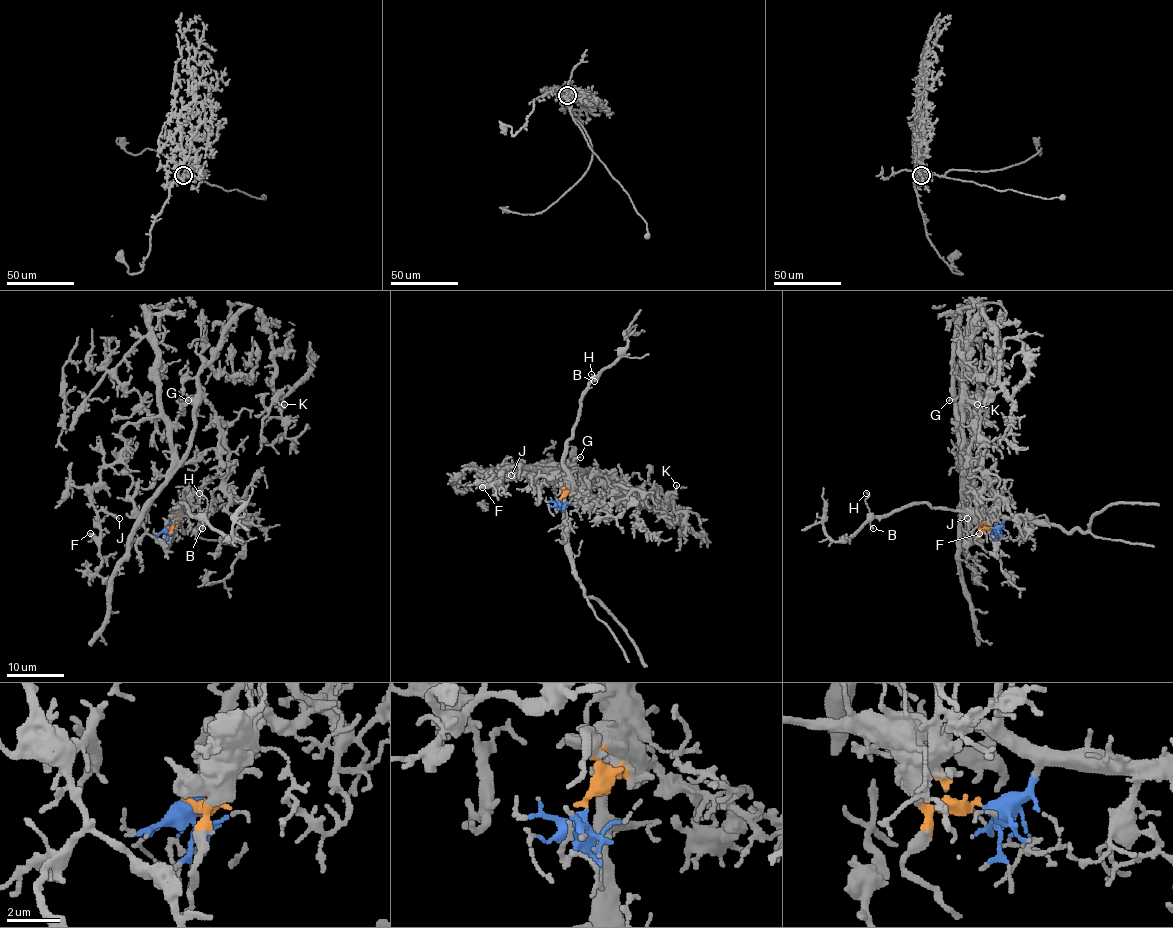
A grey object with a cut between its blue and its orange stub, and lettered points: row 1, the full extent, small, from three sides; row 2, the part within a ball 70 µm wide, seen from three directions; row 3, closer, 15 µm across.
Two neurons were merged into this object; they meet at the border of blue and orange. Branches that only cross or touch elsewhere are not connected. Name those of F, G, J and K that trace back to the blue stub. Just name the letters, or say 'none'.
none

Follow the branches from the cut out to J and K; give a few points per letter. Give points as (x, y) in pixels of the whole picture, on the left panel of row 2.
J: (168, 528), (226, 464), (203, 399), (180, 461), (161, 418), (121, 431), (124, 453), (91, 494), (118, 518)
K: (168, 528), (226, 464), (217, 422), (232, 423), (243, 409), (259, 415), (273, 402), (285, 405)

